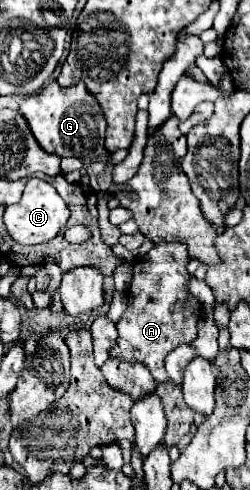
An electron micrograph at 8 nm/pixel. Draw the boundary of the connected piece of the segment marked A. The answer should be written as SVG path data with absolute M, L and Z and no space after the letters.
M159 242L133 264L133 280L127 292L129 304L123 318L117 322L119 338L111 356L143 362L151 370L155 382L169 382L165 356L179 344L187 344L197 336L201 312L199 300L189 292L191 274L187 272L187 264L190 260L185 244Z

